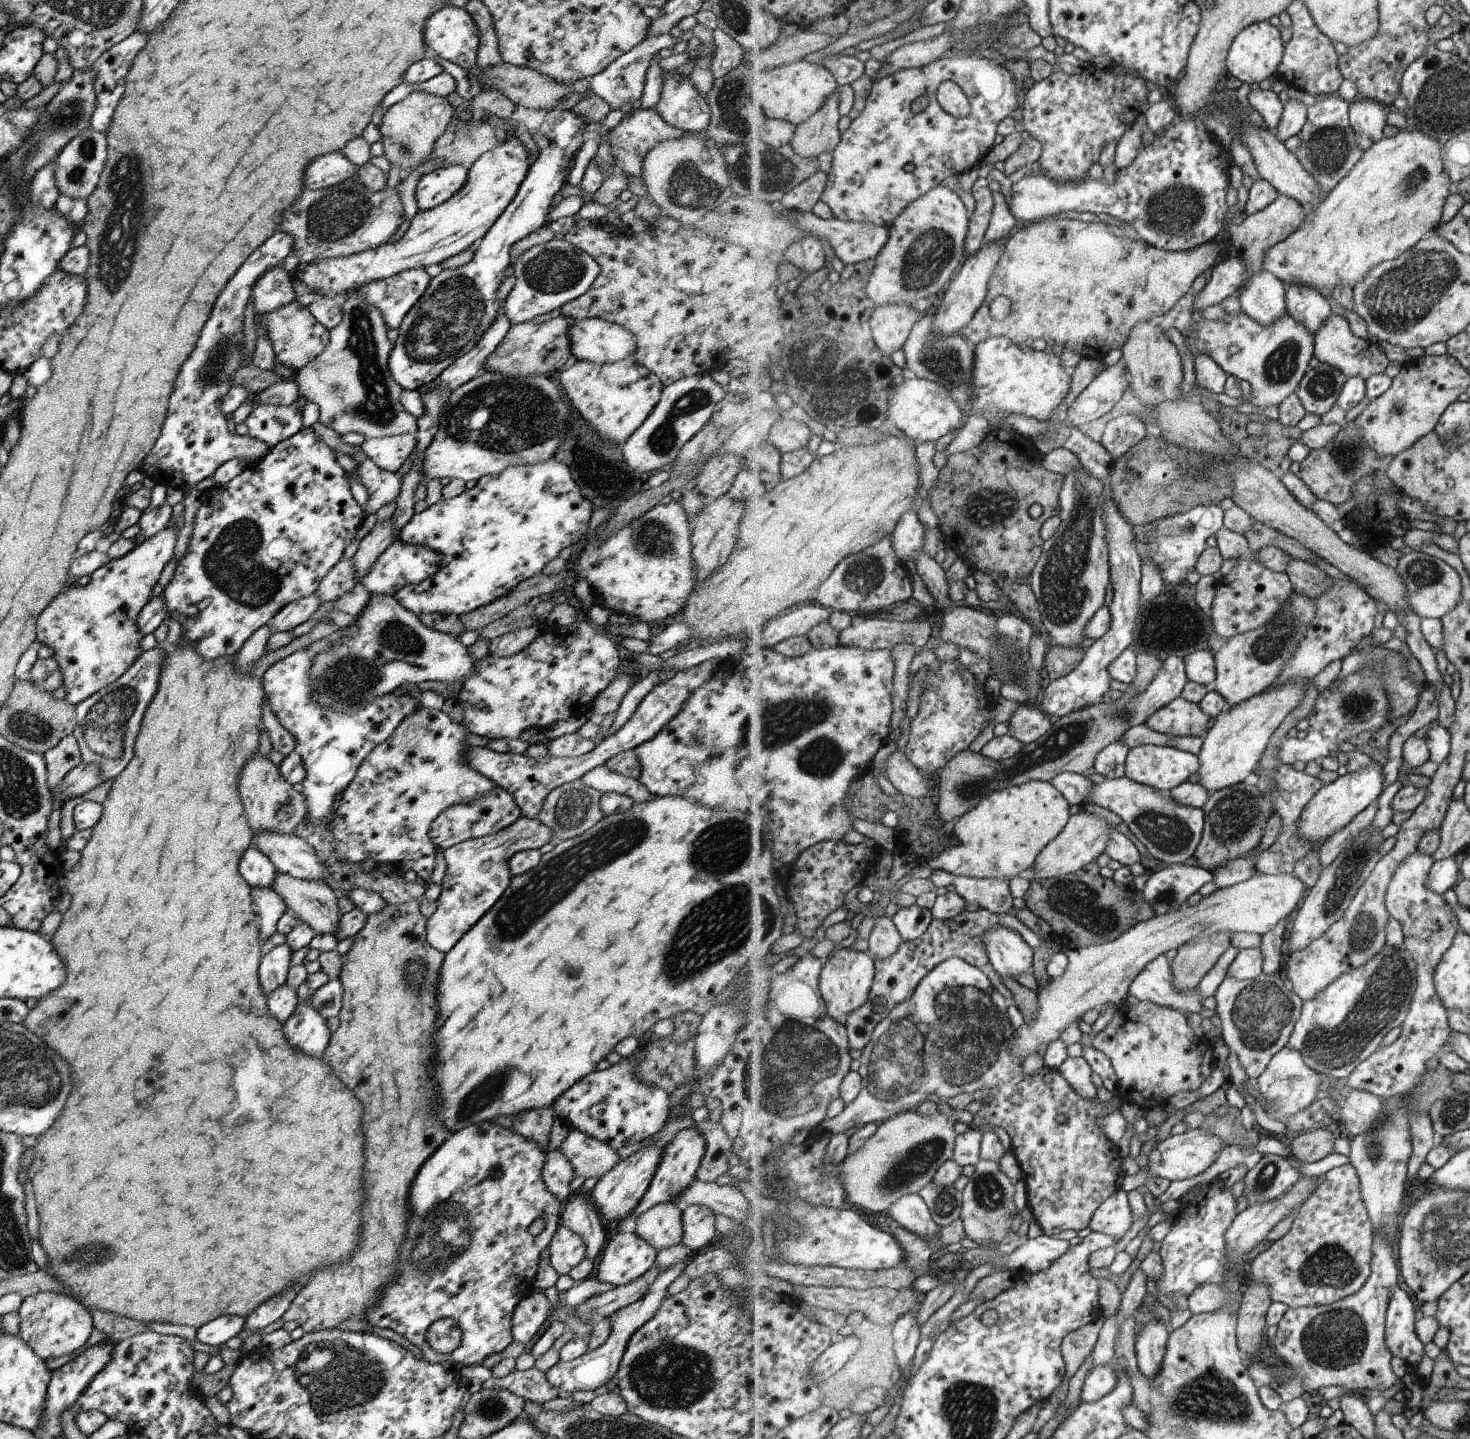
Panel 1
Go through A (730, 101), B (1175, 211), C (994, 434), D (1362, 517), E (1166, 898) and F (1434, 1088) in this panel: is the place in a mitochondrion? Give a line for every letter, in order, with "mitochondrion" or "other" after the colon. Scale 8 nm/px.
A: mitochondrion
B: mitochondrion
C: other
D: other
E: mitochondrion
F: mitochondrion

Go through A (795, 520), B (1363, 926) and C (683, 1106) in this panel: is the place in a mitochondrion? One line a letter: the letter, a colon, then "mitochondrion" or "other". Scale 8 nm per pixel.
A: other
B: mitochondrion
C: other

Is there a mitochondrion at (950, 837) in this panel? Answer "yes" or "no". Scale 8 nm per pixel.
no

